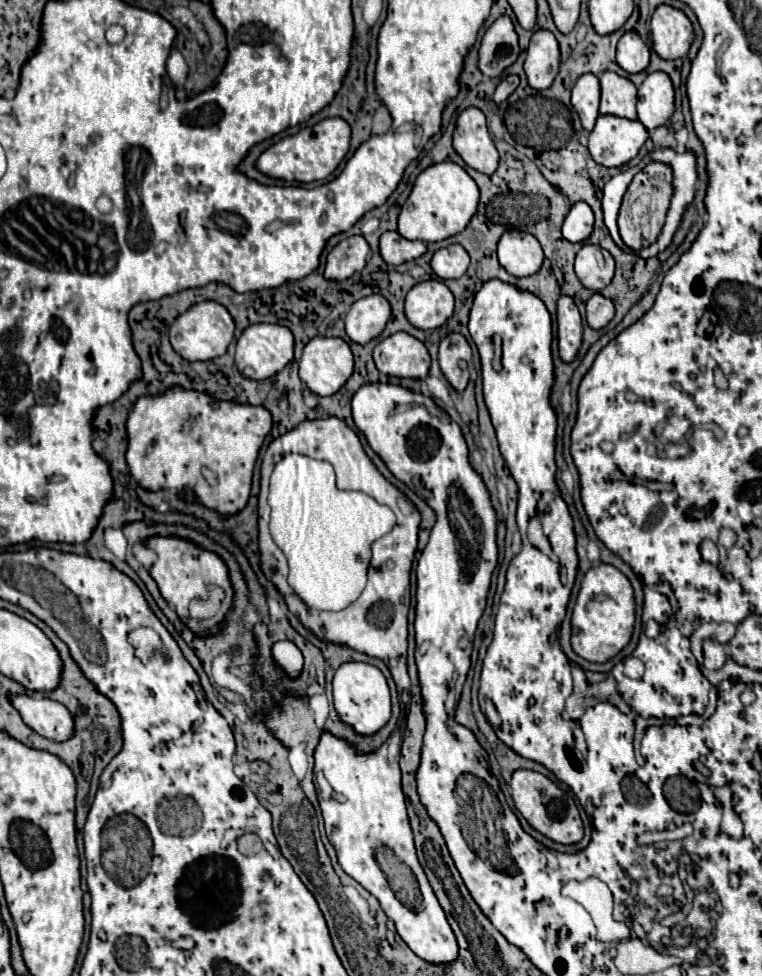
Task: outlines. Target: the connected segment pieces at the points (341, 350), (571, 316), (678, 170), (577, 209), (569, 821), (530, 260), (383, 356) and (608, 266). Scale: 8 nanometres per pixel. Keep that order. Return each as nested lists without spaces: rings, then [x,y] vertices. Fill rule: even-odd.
[[[314,337],[300,357],[300,379],[320,397],[334,395],[352,375],[354,359],[340,337]]]
[[[558,299],[558,353],[564,363],[572,363],[582,343],[582,319],[572,299]]]
[[[666,147],[666,149],[652,151],[650,155],[646,155],[646,161],[662,161],[662,163],[668,163],[672,167],[672,171],[674,171],[676,191],[672,195],[672,203],[670,203],[670,209],[668,209],[668,219],[664,223],[664,231],[660,233],[660,239],[652,247],[646,247],[644,251],[638,253],[642,259],[656,257],[658,253],[662,253],[672,243],[672,237],[678,231],[686,209],[694,201],[696,181],[698,181],[696,155],[692,151],[678,153],[678,151],[670,149],[670,147]]]
[[[578,201],[572,205],[572,209],[564,219],[562,235],[570,243],[584,243],[592,233],[592,225],[594,225],[592,209],[584,201]]]
[[[518,769],[512,775],[510,781],[510,795],[514,799],[516,809],[522,813],[522,817],[542,835],[546,835],[548,839],[568,845],[568,843],[578,843],[584,835],[582,829],[582,819],[578,813],[576,803],[556,785],[552,783],[546,775],[536,773],[536,771],[528,771],[528,769]]]
[[[504,231],[498,241],[498,259],[508,273],[528,277],[542,267],[544,253],[534,235],[524,231]]]
[[[398,331],[374,347],[374,363],[384,375],[424,379],[430,369],[430,355],[422,341]]]
[[[584,243],[574,263],[580,283],[592,291],[602,291],[614,277],[614,259],[600,245]]]

